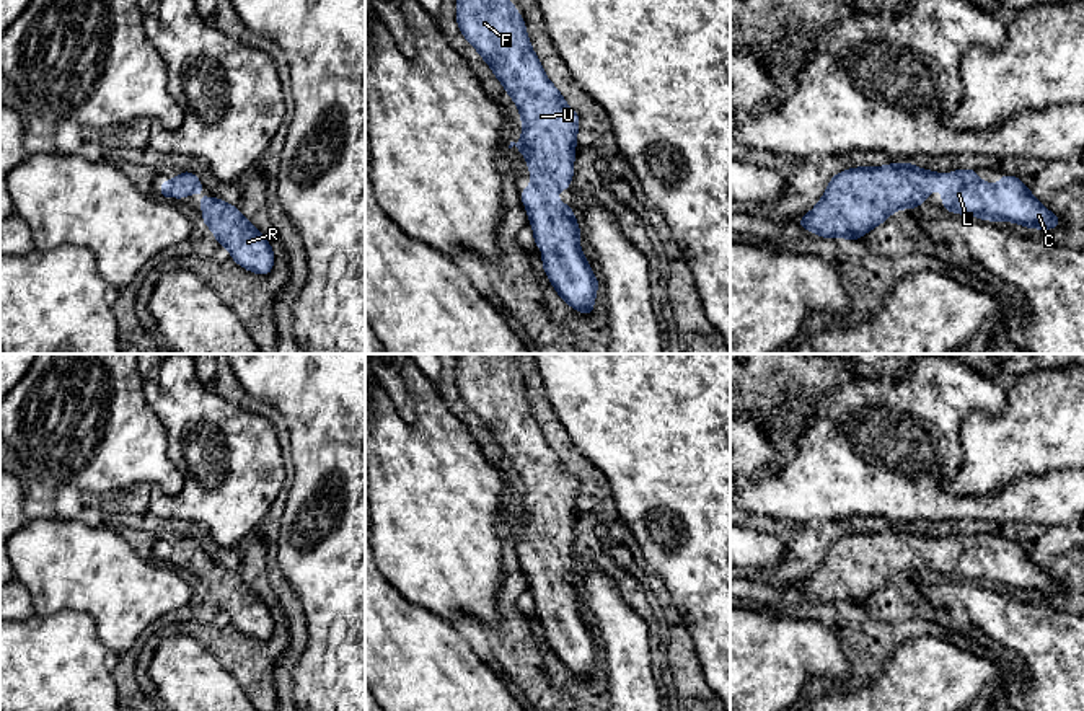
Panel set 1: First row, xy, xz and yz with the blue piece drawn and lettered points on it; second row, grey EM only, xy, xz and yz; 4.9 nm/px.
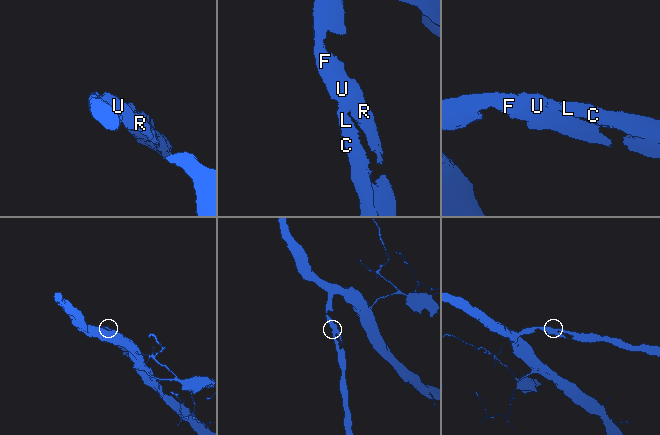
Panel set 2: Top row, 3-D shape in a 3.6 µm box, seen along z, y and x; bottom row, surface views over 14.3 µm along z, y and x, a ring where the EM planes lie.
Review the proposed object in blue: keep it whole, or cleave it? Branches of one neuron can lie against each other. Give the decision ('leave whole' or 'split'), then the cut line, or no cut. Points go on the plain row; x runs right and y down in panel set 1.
leave whole; cut none

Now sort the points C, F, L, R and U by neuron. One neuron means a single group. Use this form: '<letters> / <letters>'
C F L R U

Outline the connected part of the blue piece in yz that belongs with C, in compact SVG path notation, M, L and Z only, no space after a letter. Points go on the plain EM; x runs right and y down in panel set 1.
M890 528L885 532L859 532L843 535L833 541L820 567L804 581L797 590L804 595L815 597L820 603L849 603L859 605L869 595L885 587L898 574L916 574L931 561L931 554L942 556L942 574L978 582L983 585L1009 585L1027 594L1050 595L1061 590L1061 584L1042 571L1029 553L1012 540L1001 538L1001 548L993 551L978 545L978 533L952 535L944 545L942 537L919 535L913 528Z

